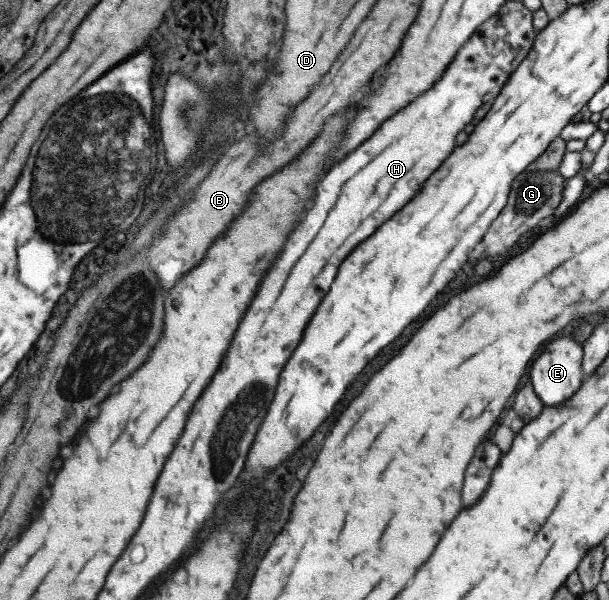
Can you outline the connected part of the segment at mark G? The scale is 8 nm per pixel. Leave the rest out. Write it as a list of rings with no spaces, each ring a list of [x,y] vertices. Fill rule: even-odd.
[[[557,169],[543,172],[523,171],[514,177],[505,206],[499,212],[497,220],[493,220],[485,231],[485,236],[481,238],[487,254],[503,254],[507,248],[515,246],[515,242],[525,232],[529,232],[530,228],[537,228],[543,218],[553,216],[554,210],[561,200],[565,179],[559,175]]]

